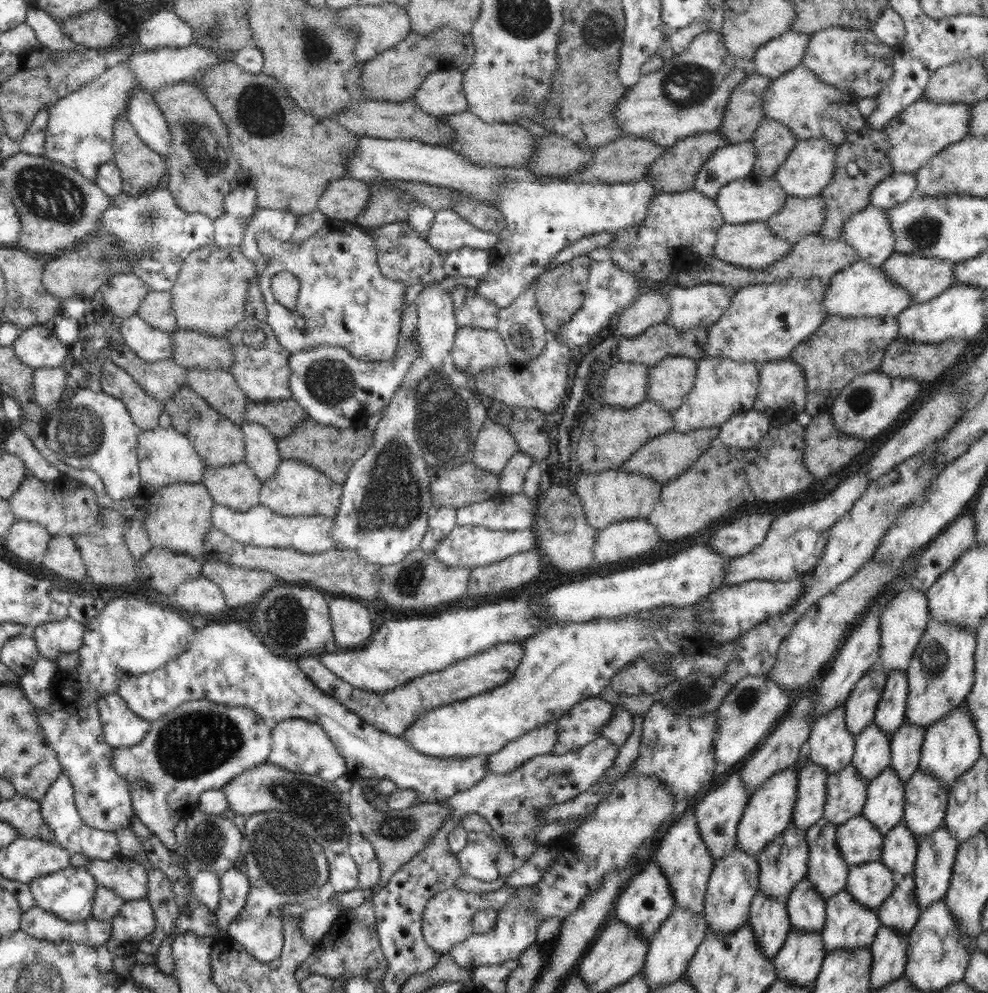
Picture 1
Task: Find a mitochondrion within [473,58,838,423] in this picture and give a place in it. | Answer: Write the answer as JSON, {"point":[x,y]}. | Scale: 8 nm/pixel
{"point":[685,85]}

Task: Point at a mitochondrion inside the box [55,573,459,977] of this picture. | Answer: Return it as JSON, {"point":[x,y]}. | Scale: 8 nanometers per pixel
{"point":[190,744]}

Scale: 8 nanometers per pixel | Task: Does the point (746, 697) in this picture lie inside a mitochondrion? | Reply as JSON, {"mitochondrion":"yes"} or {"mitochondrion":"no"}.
{"mitochondrion":"yes"}

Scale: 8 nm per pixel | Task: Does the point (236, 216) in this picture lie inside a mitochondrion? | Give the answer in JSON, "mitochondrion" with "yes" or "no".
{"mitochondrion":"yes"}

